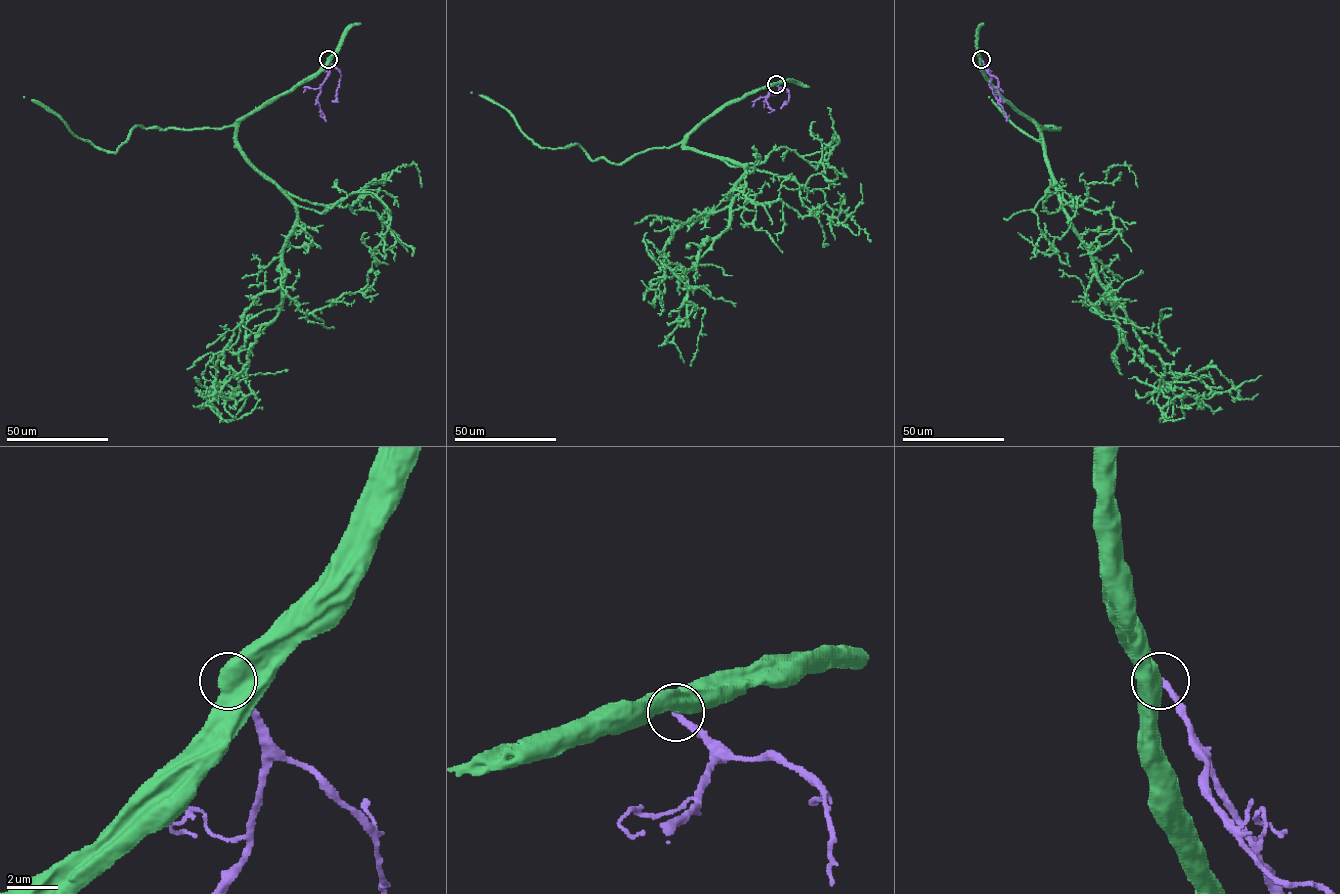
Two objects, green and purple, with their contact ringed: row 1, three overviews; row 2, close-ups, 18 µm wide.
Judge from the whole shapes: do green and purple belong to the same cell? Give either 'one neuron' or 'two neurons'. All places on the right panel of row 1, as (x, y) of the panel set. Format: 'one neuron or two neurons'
two neurons

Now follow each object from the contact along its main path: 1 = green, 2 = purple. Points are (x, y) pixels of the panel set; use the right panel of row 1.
1: (980, 59), (996, 91), (1035, 123), (1097, 281), (1166, 373), (1199, 379), (1207, 399), (1261, 375)
2: (981, 59), (991, 78), (992, 92), (1006, 116), (1009, 115)

